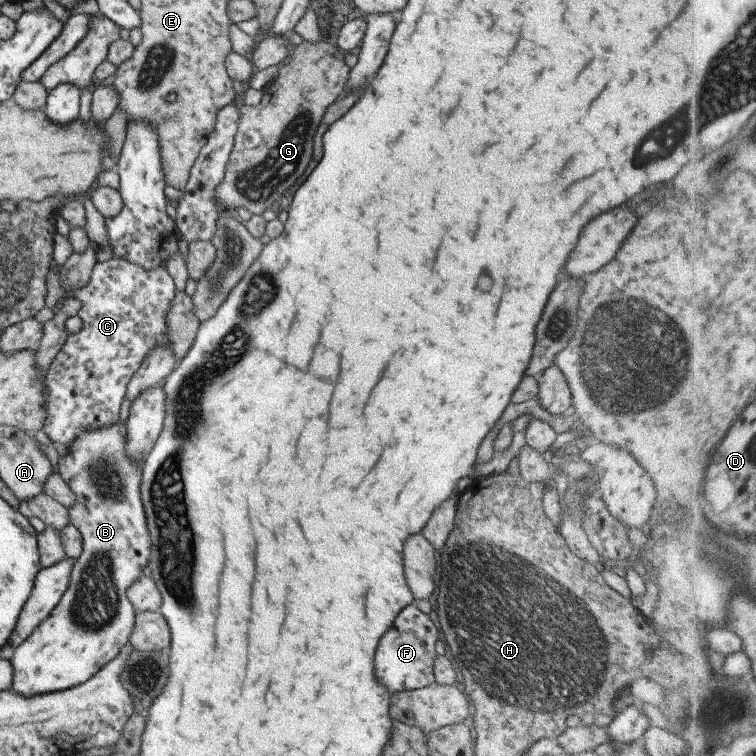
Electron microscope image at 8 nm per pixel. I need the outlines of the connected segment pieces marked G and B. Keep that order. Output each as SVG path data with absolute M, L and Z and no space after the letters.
M302 42L293 47L292 58L286 65L280 65L278 78L263 91L260 104L240 106L240 122L238 132L234 136L234 144L229 154L228 166L222 182L214 190L214 198L220 201L227 212L246 208L253 215L261 215L271 208L286 190L290 190L306 172L312 160L312 138L326 109L345 91L346 82L350 78L350 67L344 61L345 53L330 43Z
M114 424L98 431L85 431L70 447L68 454L57 463L58 473L70 486L77 502L69 510L73 523L83 537L83 552L76 560L67 592L54 611L24 640L14 647L10 660L13 680L10 690L22 697L34 697L86 683L102 667L122 651L135 626L135 609L128 601L127 589L142 578L142 568L150 562L150 530L139 492L144 462L132 463L125 454L125 425Z

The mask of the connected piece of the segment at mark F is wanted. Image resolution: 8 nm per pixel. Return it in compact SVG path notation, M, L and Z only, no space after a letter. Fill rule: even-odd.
M416 604L404 608L388 632L382 636L374 656L374 676L390 693L424 688L435 682L434 659L437 629L430 616L422 613Z

